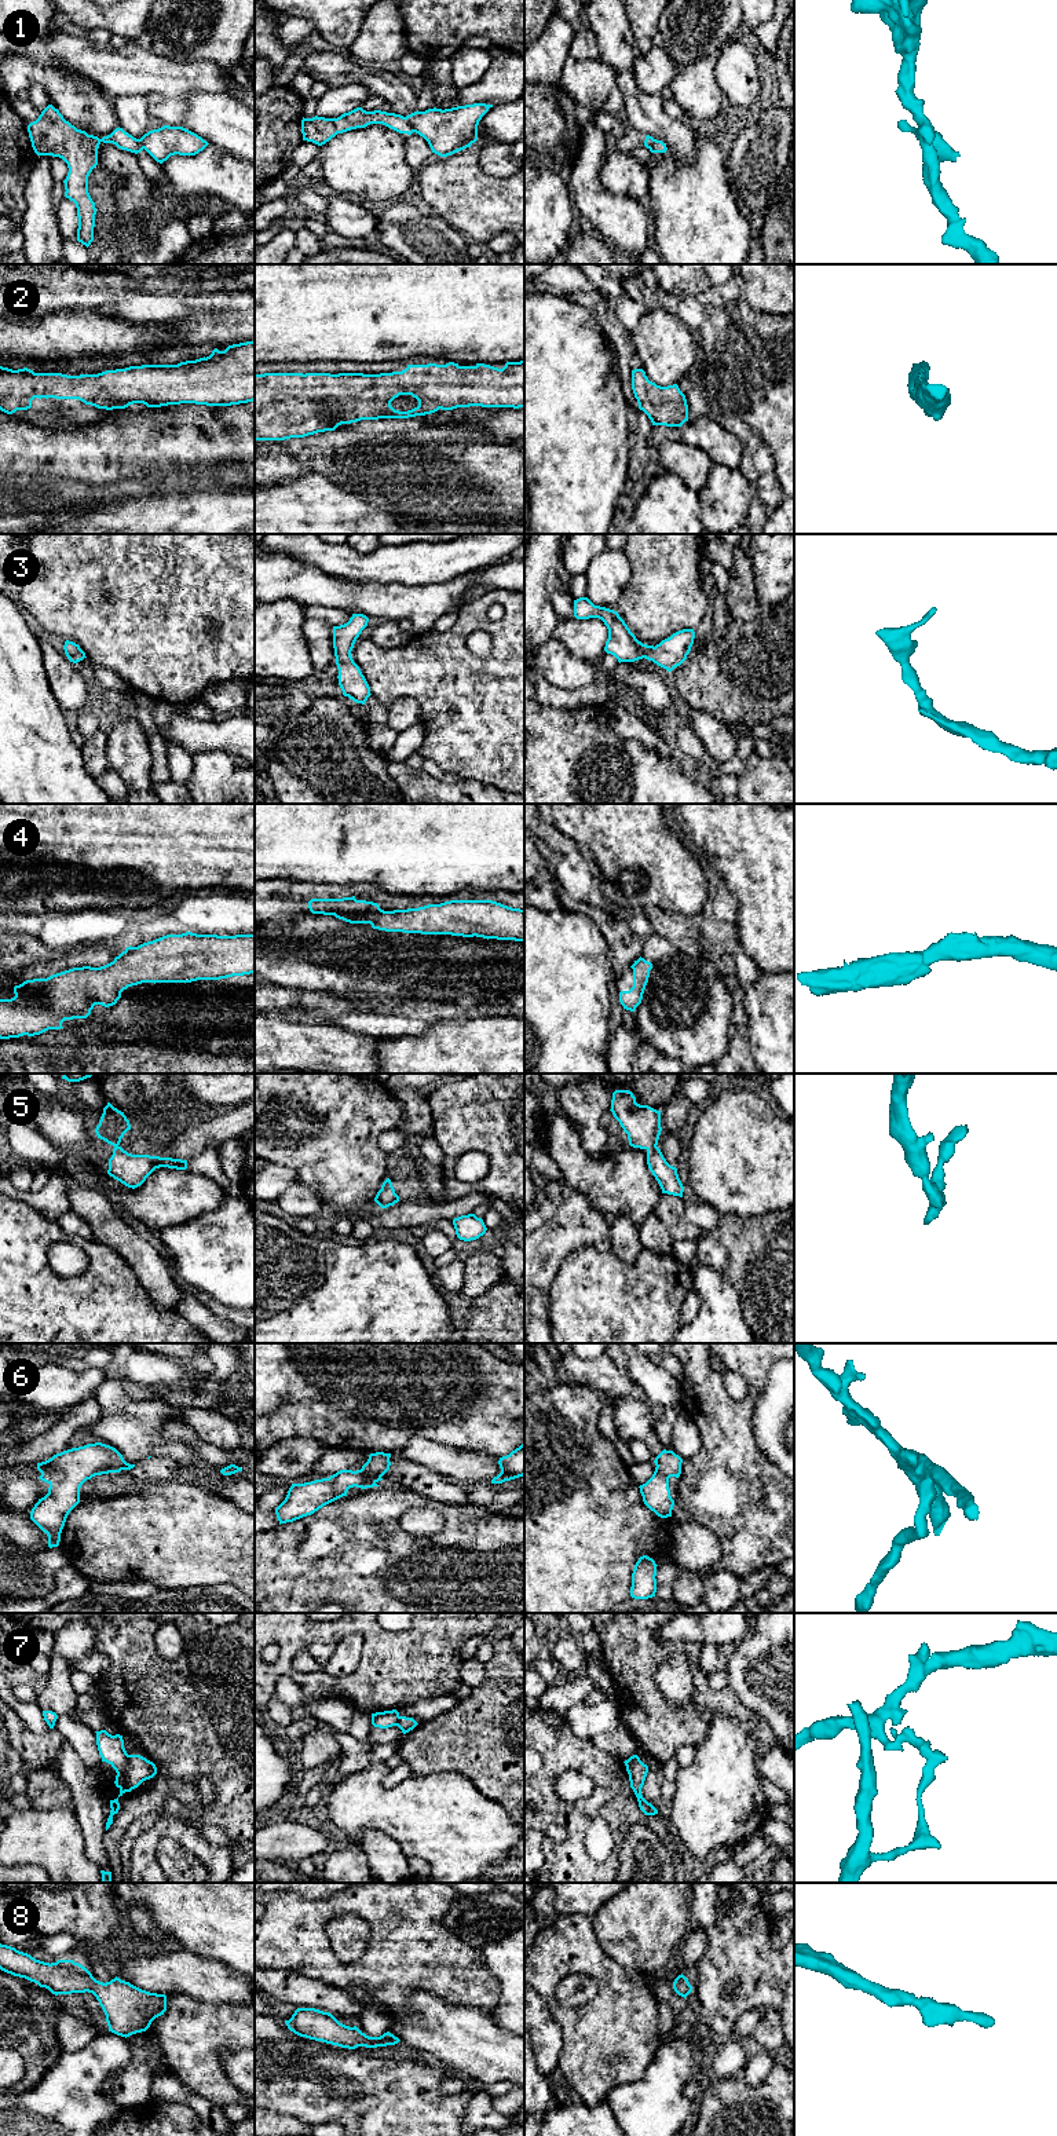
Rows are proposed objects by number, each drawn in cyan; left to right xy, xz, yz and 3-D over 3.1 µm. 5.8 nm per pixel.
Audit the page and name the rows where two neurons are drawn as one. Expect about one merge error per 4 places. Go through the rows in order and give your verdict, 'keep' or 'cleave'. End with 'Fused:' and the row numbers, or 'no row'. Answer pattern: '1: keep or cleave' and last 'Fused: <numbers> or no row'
1: cleave
2: keep
3: keep
4: keep
5: keep
6: keep
7: cleave
8: keep
Fused: 1, 7

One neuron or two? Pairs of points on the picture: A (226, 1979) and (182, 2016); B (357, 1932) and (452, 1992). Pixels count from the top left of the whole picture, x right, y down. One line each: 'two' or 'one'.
A: two
B: two

